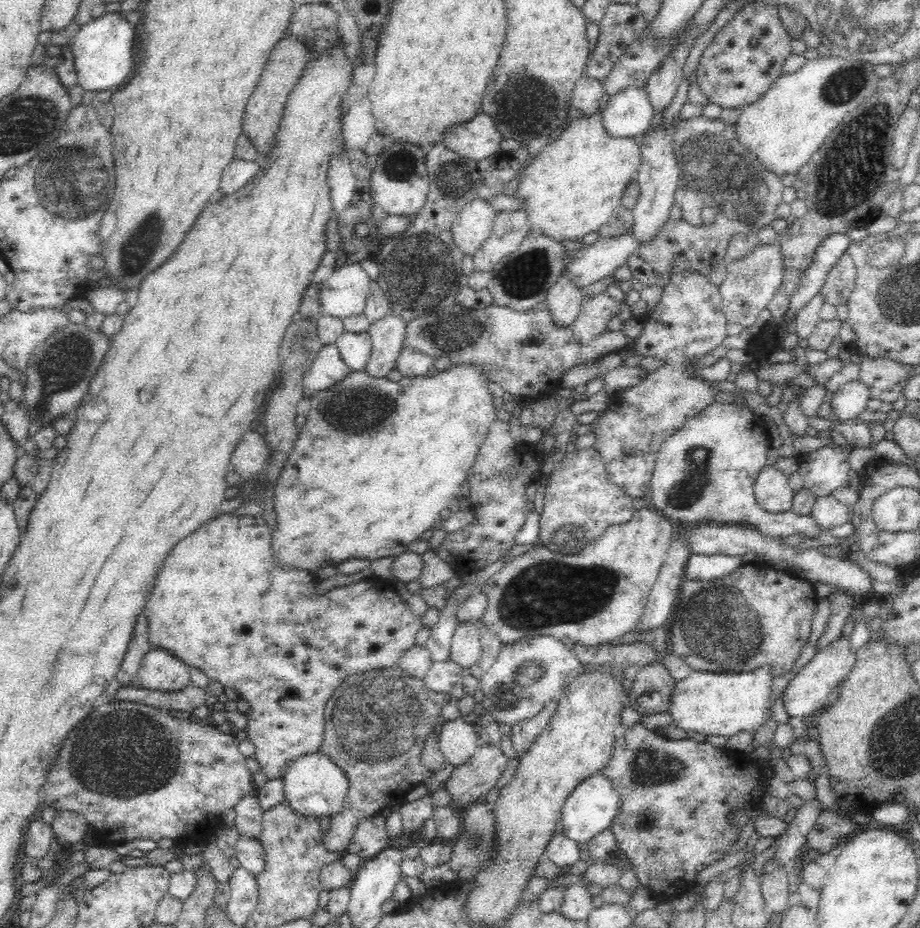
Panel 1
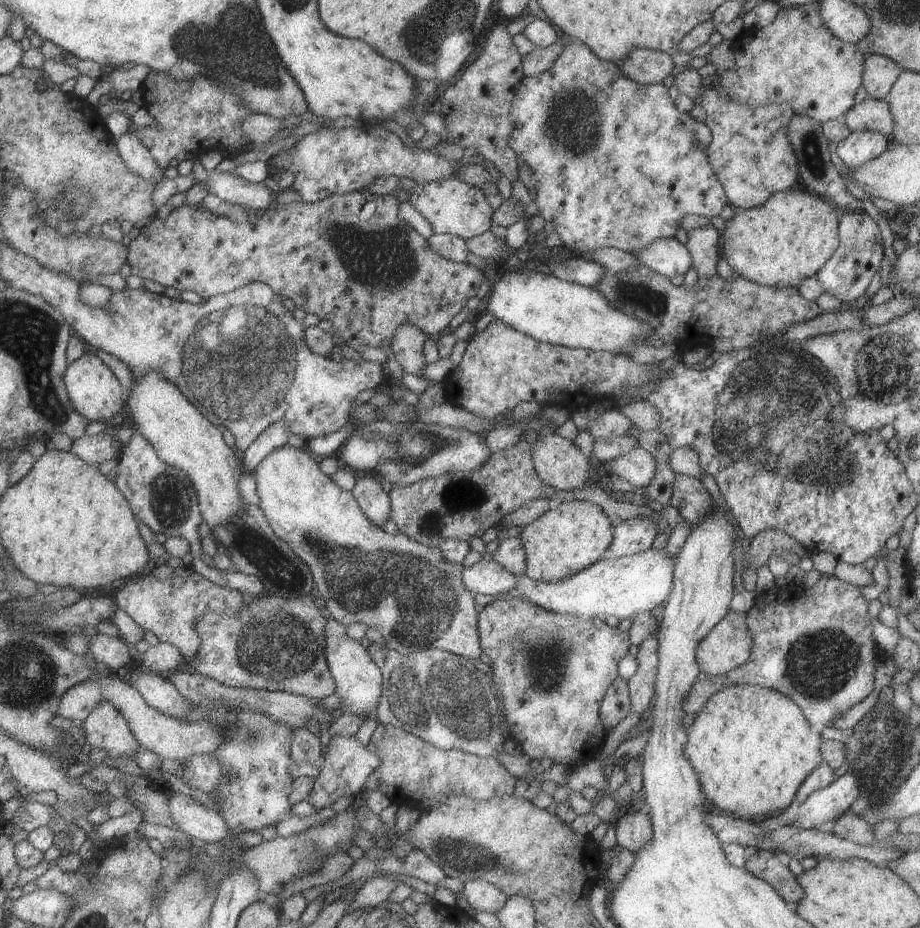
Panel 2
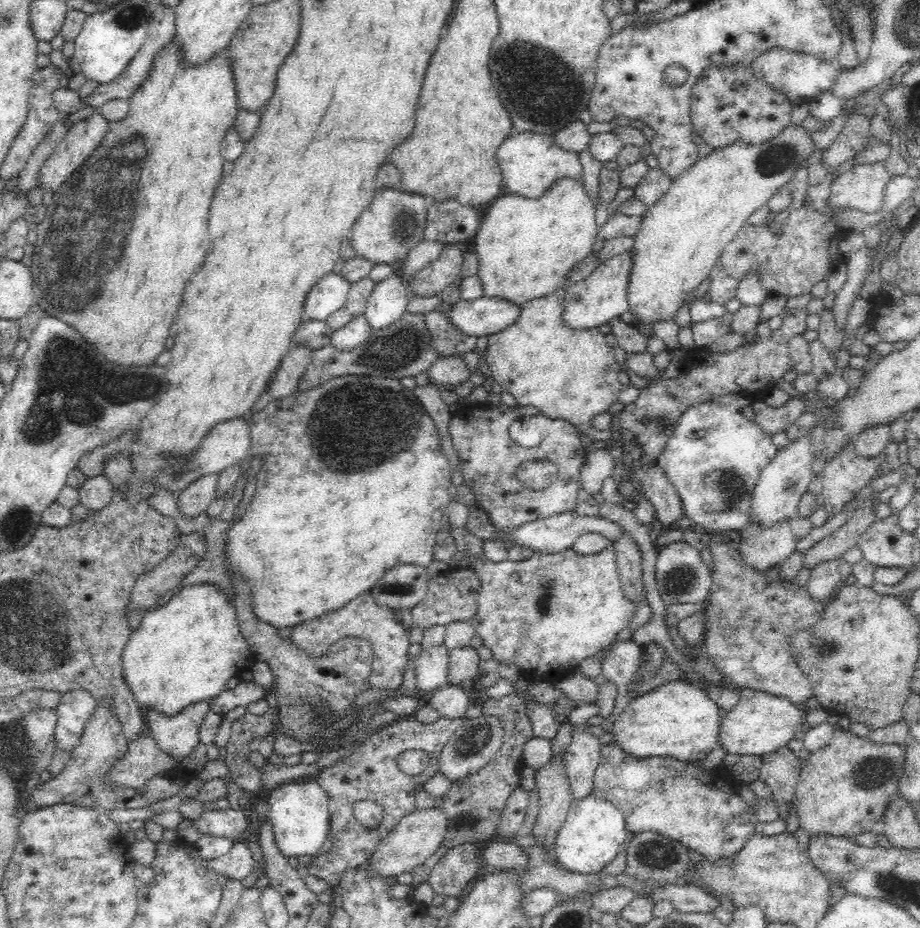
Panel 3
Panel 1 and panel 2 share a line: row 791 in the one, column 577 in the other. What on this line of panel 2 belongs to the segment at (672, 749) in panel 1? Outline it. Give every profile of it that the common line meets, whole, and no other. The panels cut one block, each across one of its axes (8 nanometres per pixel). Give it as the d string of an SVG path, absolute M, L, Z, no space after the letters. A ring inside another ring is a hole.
M511 592L481 608L479 613L477 613L476 623L481 652L489 656L491 661L489 666L489 670L493 673L491 681L494 686L496 702L500 702L502 705L501 716L504 717L505 723L508 725L508 738L518 742L521 753L529 756L530 759L535 758L539 761L543 760L543 758L548 758L553 764L562 764L563 766L583 764L583 762L595 758L602 748L602 741L605 735L603 724L599 720L600 704L604 694L607 692L607 687L617 677L617 662L628 653L630 642L627 633L617 629L617 627L609 627L600 617L585 620L585 618L581 617L575 618L574 616L565 616L565 614L543 610L543 608L531 604L529 600L521 600L516 594L511 594Z

